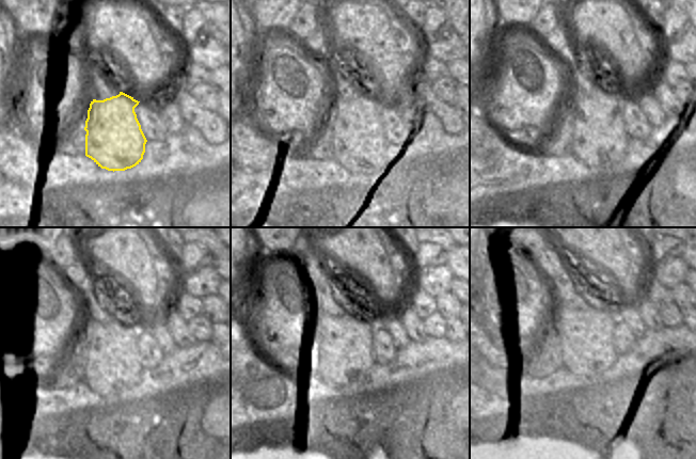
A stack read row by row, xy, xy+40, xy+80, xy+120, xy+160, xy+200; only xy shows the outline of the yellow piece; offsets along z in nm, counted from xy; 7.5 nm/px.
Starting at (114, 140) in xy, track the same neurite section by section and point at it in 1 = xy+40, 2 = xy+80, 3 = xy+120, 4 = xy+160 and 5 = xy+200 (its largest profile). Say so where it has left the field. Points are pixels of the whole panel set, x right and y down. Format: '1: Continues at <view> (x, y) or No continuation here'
1: Continues at xy+40 (359, 142)
2: Continues at xy+80 (599, 139)
3: Continues at xy+120 (112, 367)
4: Continues at xy+160 (347, 353)
5: Continues at xy+200 (585, 334)

